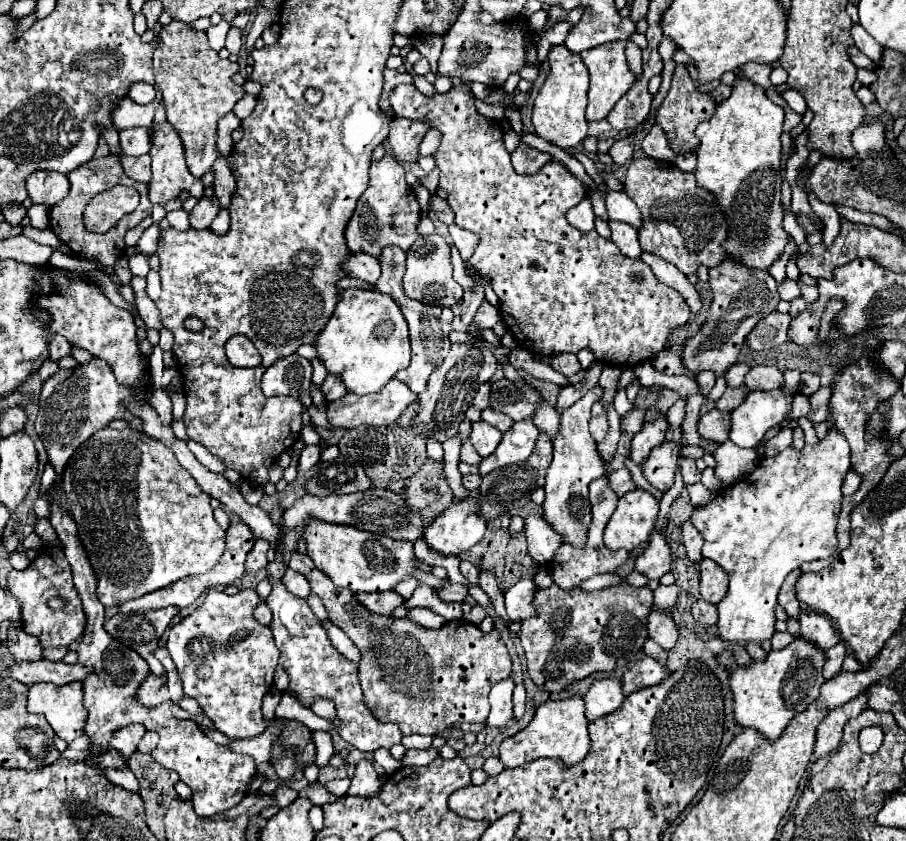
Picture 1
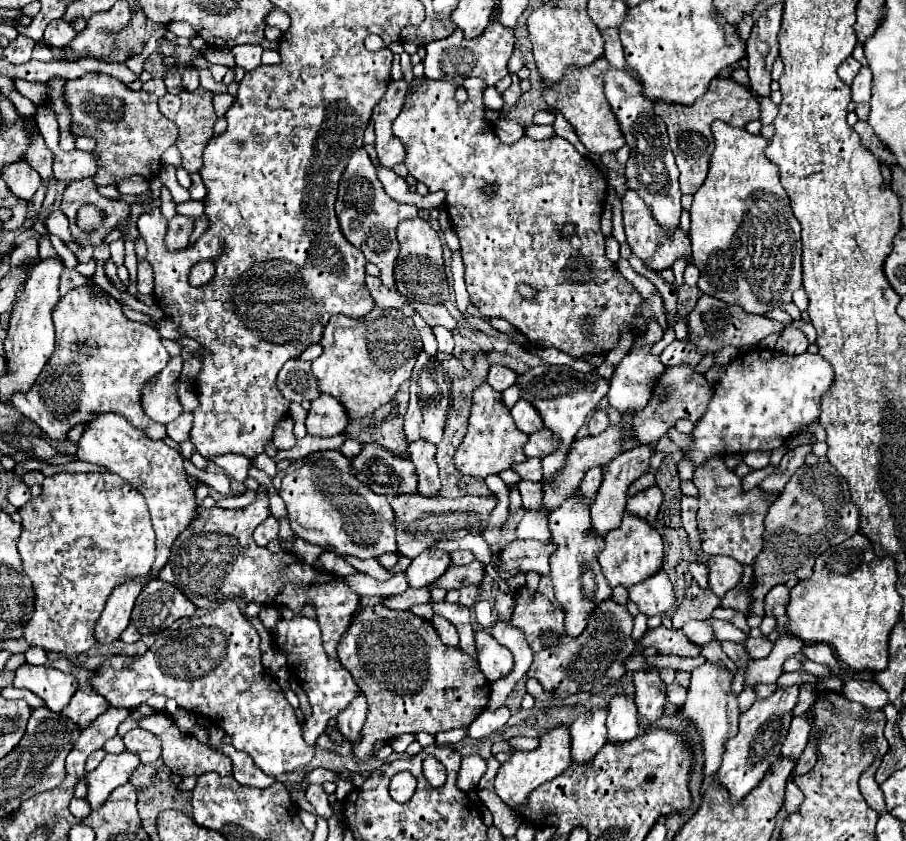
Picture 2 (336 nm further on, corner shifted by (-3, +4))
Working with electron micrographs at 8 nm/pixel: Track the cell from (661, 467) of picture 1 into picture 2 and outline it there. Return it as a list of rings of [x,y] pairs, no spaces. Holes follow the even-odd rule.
[[[652,486],[652,488],[628,498],[626,510],[632,512],[634,516],[640,516],[646,522],[652,522],[658,514],[658,508],[660,508],[662,500],[664,500],[664,494],[660,492],[660,488]]]

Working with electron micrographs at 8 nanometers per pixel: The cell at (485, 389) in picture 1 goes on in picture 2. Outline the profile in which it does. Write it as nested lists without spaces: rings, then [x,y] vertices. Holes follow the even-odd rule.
[[[492,364],[490,366],[490,372],[488,372],[488,384],[498,390],[498,392],[504,392],[506,388],[514,386],[516,382],[516,372],[510,370],[508,366],[502,366],[502,364]]]

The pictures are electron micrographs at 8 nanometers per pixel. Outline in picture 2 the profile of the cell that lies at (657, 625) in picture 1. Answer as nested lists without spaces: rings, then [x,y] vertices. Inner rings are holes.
[[[658,670],[634,674],[634,688],[636,688],[636,708],[638,708],[638,724],[642,728],[650,728],[664,712],[666,700],[666,686],[660,680]]]

